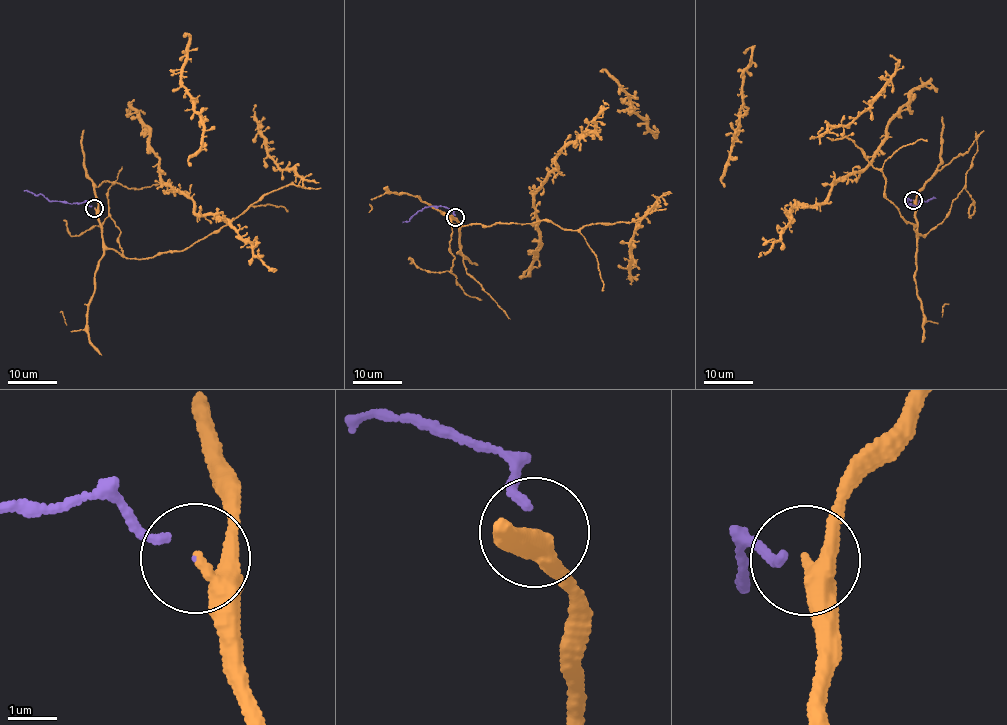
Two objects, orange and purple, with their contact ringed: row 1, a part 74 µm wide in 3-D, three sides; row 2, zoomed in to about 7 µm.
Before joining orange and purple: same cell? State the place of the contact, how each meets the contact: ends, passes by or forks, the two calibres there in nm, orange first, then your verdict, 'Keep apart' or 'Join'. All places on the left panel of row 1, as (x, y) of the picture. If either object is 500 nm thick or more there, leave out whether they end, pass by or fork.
Place: (94, 208). At the ring orange passes by. At the ring purple ends. Thickness 240 nm (orange) against 80 nm. Join

